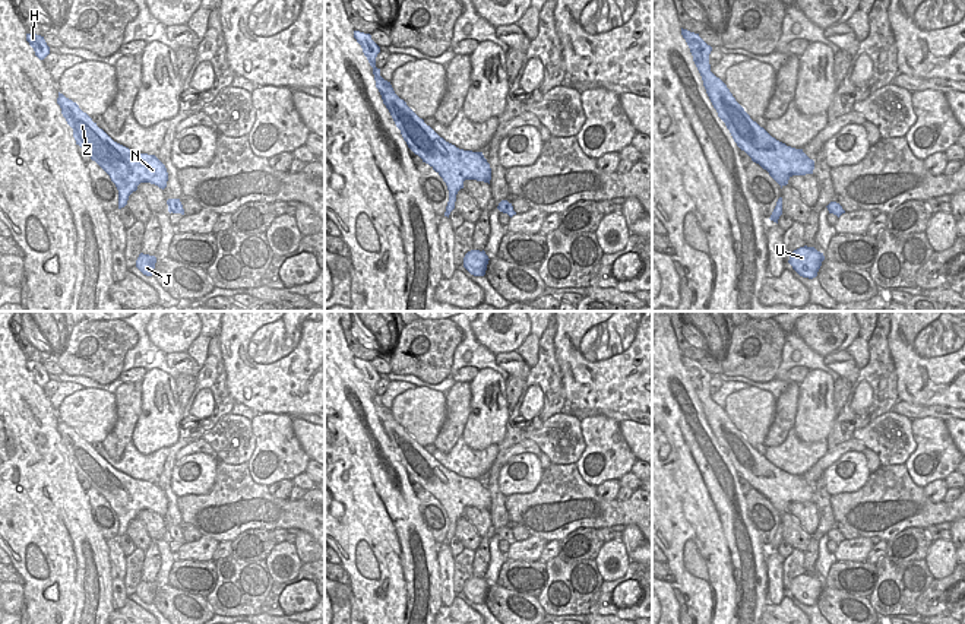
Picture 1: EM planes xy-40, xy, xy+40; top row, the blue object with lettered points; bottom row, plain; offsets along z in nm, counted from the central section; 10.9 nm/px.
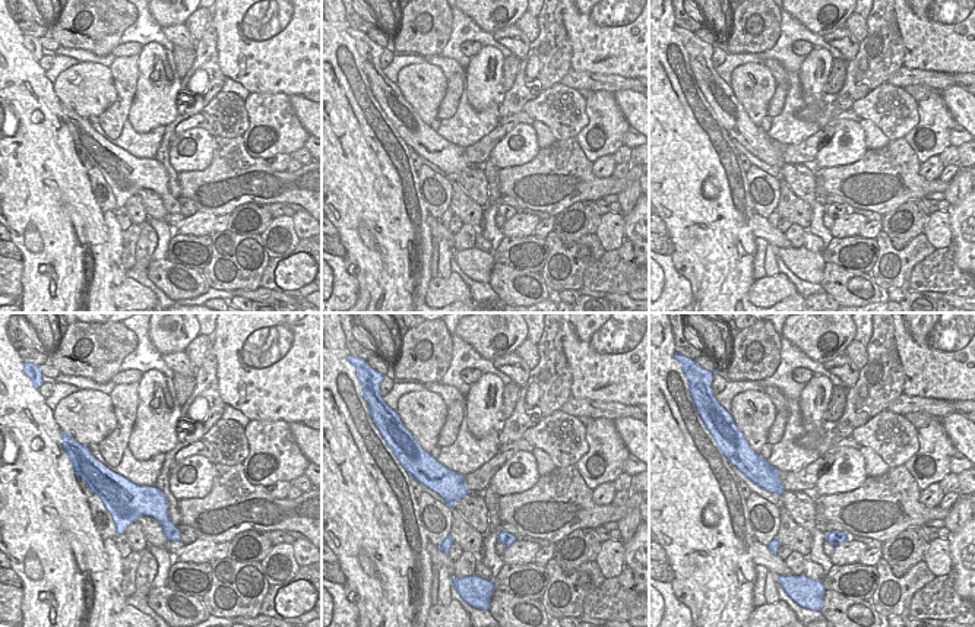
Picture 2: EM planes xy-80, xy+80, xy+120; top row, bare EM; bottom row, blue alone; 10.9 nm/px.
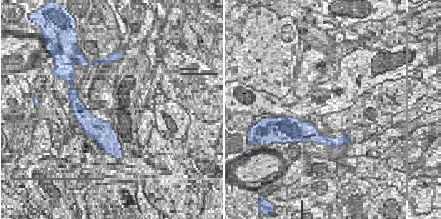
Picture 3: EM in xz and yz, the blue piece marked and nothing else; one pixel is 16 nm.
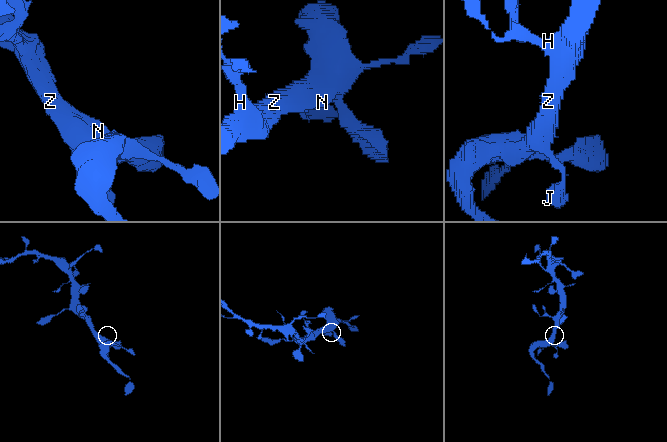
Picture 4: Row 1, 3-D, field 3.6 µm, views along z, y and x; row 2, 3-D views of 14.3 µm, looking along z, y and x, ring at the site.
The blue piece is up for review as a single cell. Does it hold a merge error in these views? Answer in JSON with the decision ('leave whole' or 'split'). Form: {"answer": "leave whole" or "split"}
{"answer": "leave whole"}

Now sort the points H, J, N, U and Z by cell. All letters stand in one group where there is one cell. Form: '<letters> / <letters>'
H J N U Z

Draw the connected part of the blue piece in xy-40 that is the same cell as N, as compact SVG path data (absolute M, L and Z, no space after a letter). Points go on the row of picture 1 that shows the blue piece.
M60 92L57 104L73 129L76 145L86 151L116 184L118 209L127 205L129 196L137 190L140 183L151 183L162 190L167 187L167 168L155 155L135 152L114 142L76 102Z

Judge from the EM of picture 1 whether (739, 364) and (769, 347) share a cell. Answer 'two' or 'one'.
one

